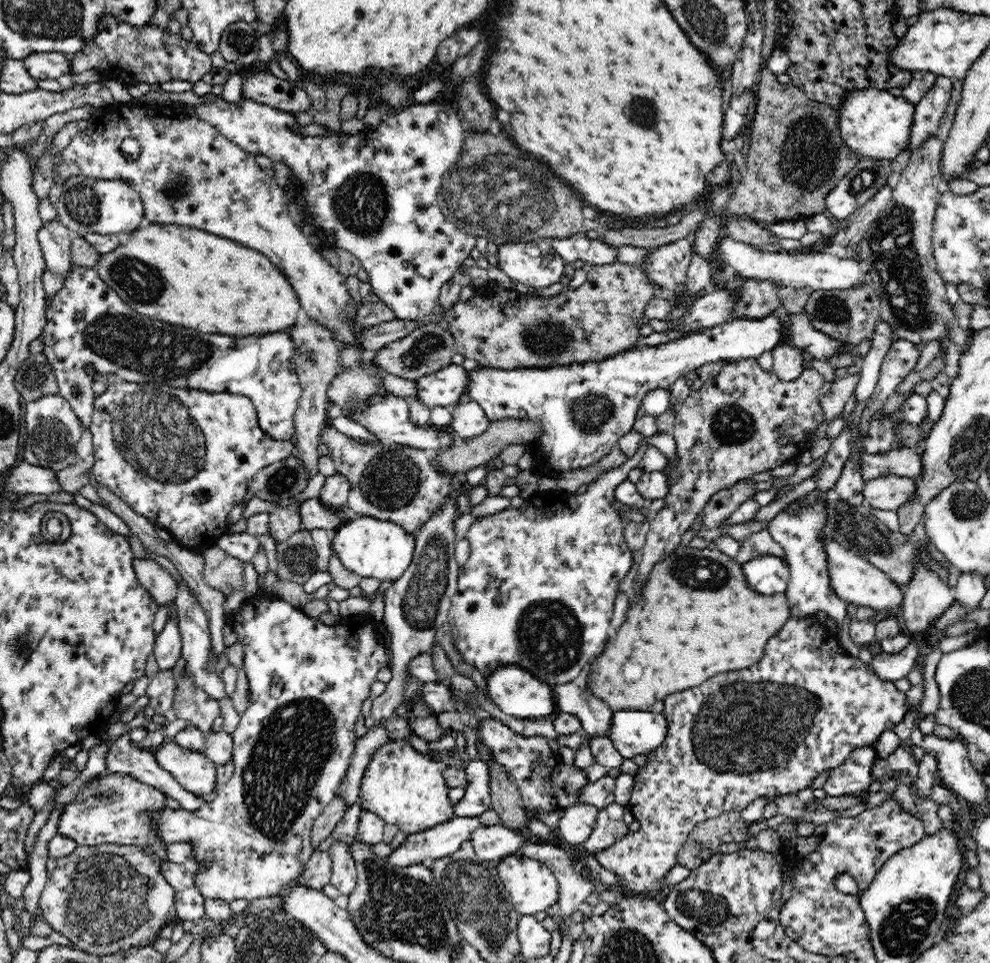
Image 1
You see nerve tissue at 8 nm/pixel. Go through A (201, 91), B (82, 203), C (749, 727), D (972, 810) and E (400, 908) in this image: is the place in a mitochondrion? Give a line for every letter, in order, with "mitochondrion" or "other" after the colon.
A: other
B: mitochondrion
C: mitochondrion
D: other
E: mitochondrion

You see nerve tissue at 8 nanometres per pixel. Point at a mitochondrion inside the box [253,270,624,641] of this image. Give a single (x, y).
(390, 480)

